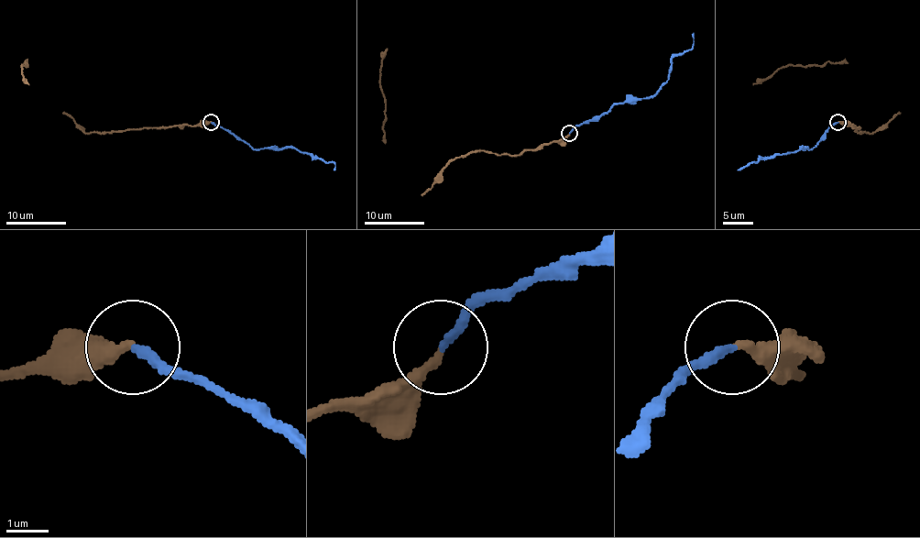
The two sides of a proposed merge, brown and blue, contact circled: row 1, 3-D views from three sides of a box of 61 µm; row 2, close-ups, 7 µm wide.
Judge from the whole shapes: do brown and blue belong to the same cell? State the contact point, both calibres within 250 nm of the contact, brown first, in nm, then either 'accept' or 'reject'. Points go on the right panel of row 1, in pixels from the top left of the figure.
(837, 122) | 240/200 nm | accept

